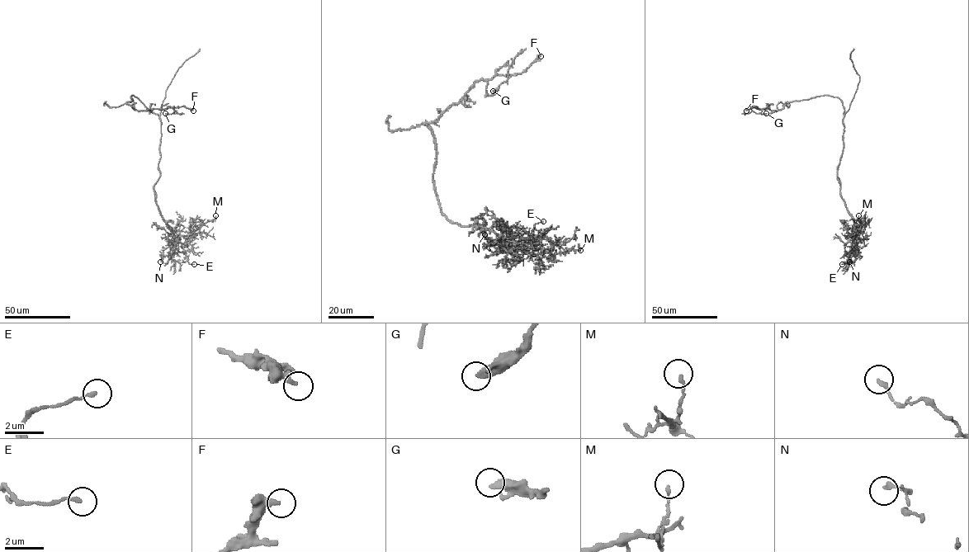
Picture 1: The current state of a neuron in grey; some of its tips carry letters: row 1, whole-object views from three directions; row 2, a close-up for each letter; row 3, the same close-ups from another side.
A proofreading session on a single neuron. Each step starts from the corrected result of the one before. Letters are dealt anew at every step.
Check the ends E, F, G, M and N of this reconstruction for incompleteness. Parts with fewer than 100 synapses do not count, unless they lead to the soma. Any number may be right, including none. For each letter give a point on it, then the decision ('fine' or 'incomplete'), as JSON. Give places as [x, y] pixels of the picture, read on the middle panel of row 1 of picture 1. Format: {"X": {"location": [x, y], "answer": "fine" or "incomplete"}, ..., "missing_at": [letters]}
{"E": {"location": [543, 221], "answer": "fine"}, "F": {"location": [541, 56], "answer": "fine"}, "G": {"location": [493, 91], "answer": "fine"}, "M": {"location": [580, 250], "answer": "fine"}, "N": {"location": [484, 234], "answer": "fine"}, "missing_at": []}

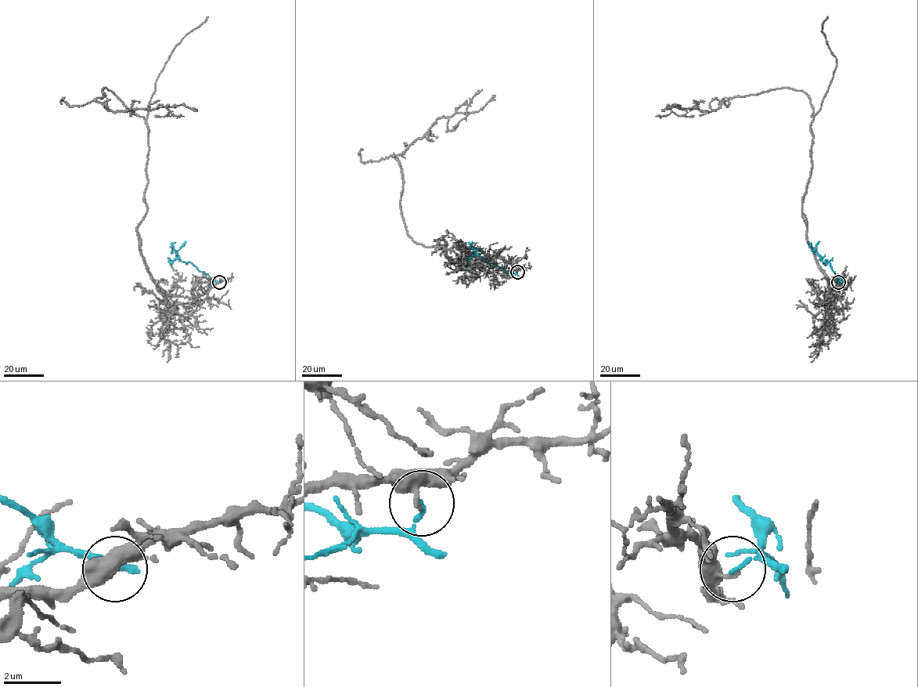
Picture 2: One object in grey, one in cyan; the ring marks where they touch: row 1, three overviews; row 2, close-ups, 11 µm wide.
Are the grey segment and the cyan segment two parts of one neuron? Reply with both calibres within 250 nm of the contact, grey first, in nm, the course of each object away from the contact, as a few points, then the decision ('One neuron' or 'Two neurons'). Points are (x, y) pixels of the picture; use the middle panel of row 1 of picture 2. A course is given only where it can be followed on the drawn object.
Thickness 260 nm (grey) against 130 nm. Course of grey: (517, 272), (407, 233), (394, 156), (465, 103), (453, 127). Course of cyan: (517, 272), (512, 273), (488, 263), (471, 247), (470, 244), (473, 242). Two neurons

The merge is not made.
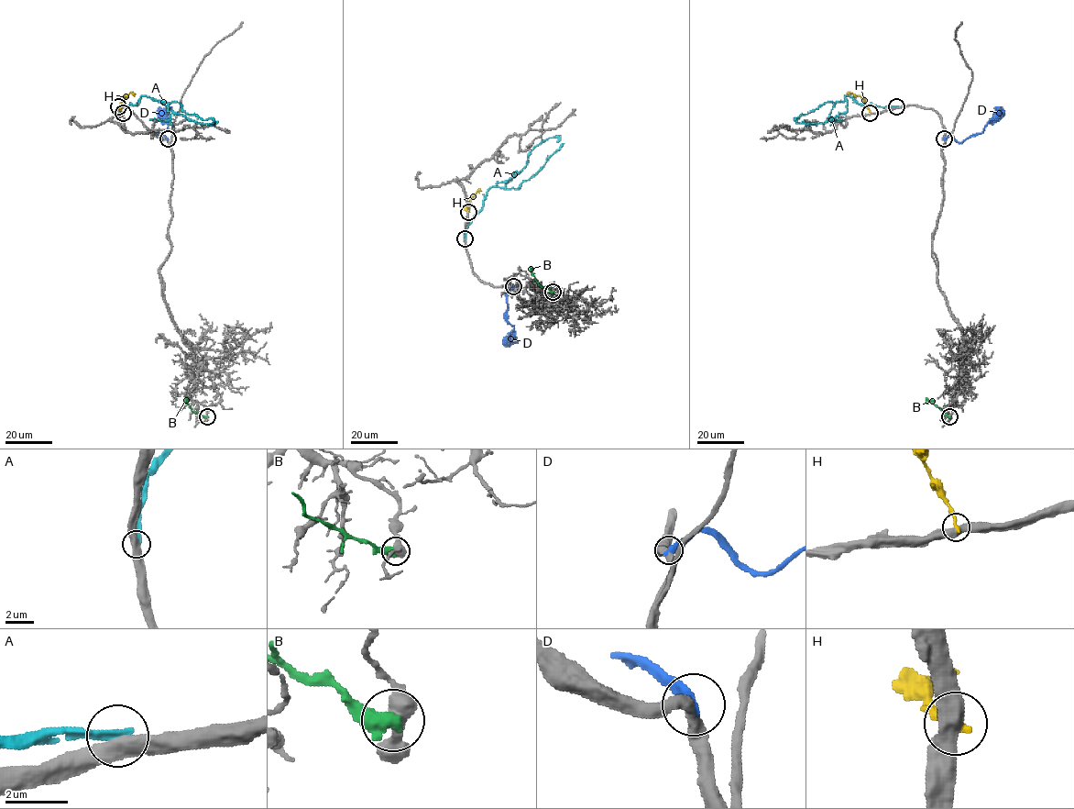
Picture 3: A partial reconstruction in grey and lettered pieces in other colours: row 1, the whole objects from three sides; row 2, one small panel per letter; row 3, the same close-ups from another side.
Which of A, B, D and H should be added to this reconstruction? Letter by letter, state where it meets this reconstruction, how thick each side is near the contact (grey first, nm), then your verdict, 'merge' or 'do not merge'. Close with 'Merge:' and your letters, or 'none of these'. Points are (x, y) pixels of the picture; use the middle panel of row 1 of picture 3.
A: contact (465, 238); calibres 480 and 360 nm; do not merge
B: contact (553, 292); calibres 480 and 600 nm; do not merge
D: contact (513, 286); calibres 400 and 360 nm; do not merge
H: contact (468, 212); calibres 550 and 280 nm; do not merge
Merge: none of these

